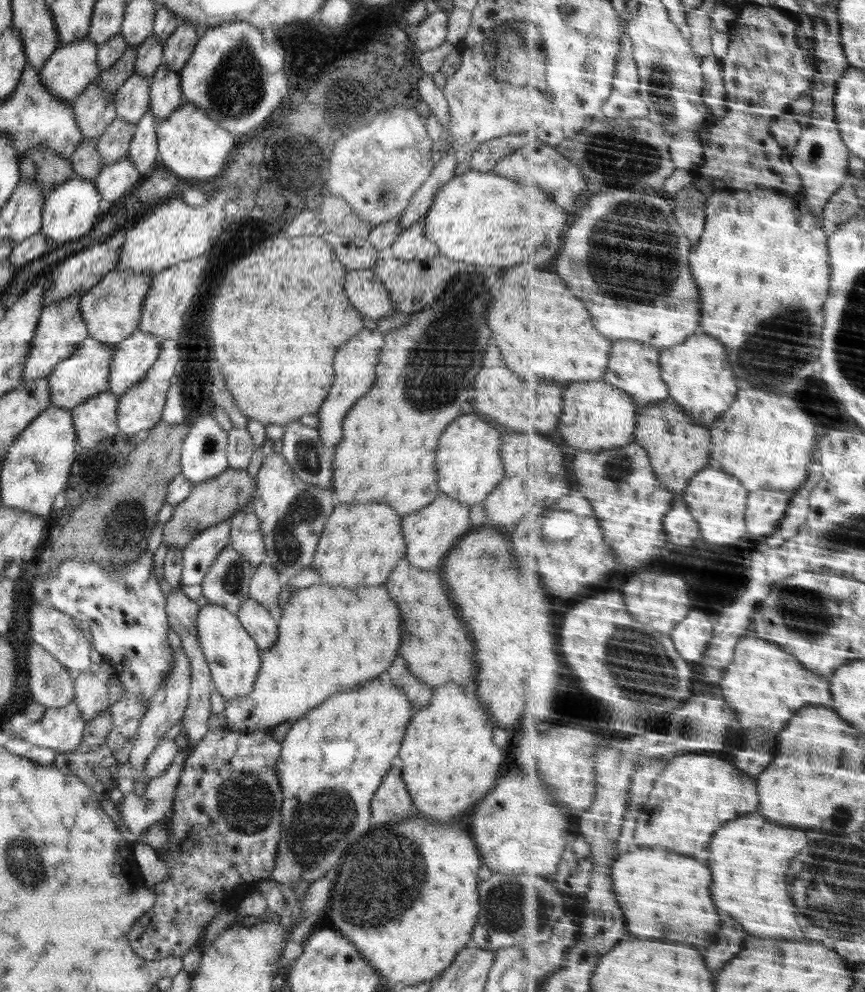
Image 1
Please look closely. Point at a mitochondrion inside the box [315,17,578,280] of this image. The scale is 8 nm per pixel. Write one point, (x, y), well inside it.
(504, 33)

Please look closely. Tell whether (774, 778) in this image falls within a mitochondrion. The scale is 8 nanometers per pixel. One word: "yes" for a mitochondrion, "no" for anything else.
no

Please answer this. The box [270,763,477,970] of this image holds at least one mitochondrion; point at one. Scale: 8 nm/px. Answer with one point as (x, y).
(315, 822)

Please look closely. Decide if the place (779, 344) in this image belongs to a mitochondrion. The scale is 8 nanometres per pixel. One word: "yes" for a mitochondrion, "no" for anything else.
yes

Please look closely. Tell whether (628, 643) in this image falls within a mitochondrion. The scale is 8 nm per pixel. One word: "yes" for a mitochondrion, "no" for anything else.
yes

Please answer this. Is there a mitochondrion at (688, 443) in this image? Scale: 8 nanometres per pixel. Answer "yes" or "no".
no

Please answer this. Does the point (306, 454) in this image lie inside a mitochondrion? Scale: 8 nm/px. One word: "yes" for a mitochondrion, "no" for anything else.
yes

